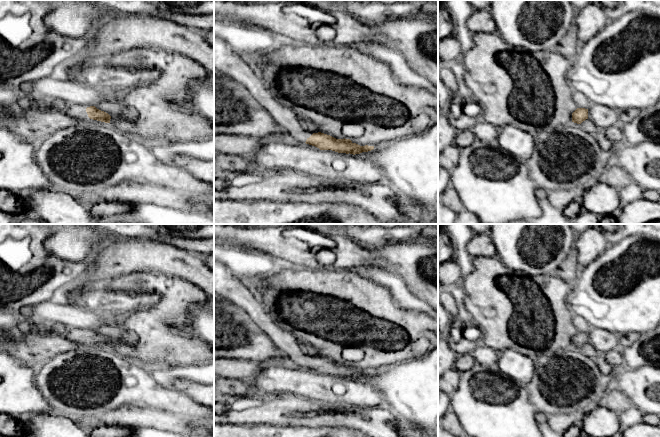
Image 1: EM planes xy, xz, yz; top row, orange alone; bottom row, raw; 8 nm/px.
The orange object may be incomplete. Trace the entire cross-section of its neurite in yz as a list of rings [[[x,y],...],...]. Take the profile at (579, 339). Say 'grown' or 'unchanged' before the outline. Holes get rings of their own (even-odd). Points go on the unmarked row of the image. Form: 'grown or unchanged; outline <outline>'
unchanged; outline [[[577,332],[572,337],[572,346],[574,346],[574,347],[581,348],[586,343],[588,343],[588,333]]]

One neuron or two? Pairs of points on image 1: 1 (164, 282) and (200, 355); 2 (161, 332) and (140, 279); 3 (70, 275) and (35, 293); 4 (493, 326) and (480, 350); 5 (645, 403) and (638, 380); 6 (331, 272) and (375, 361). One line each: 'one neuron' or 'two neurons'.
1: one neuron
2: one neuron
3: one neuron
4: two neurons
5: one neuron
6: one neuron

